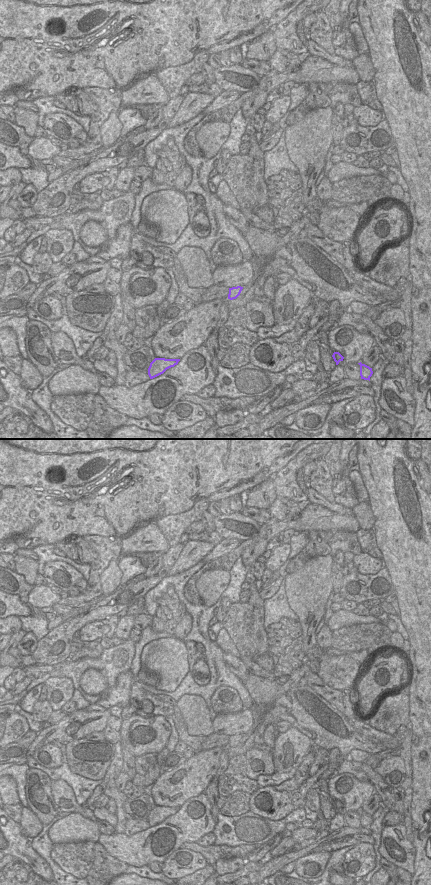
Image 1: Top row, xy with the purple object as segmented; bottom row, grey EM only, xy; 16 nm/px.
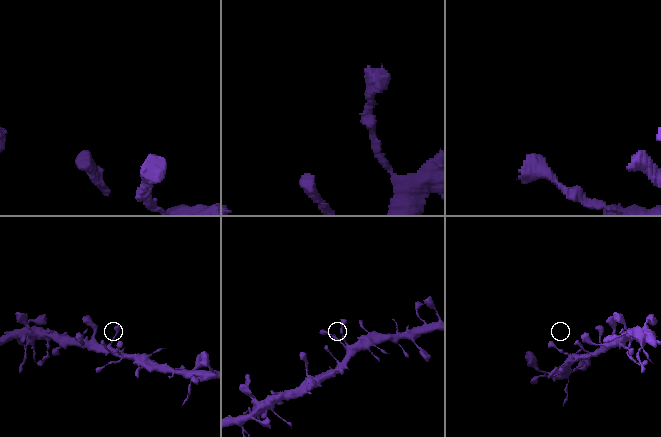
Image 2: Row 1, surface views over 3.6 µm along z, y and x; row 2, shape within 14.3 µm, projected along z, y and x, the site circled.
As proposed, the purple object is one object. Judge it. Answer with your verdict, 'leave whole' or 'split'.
leave whole

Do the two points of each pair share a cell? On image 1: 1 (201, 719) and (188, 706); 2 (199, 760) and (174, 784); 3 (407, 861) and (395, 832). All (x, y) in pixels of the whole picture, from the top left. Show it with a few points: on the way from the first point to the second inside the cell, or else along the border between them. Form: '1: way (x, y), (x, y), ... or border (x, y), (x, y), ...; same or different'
1: way (198, 716), (191, 709); same
2: way (193, 766), (180, 779); same
3: way (407, 854), (405, 849), (395, 839); same

